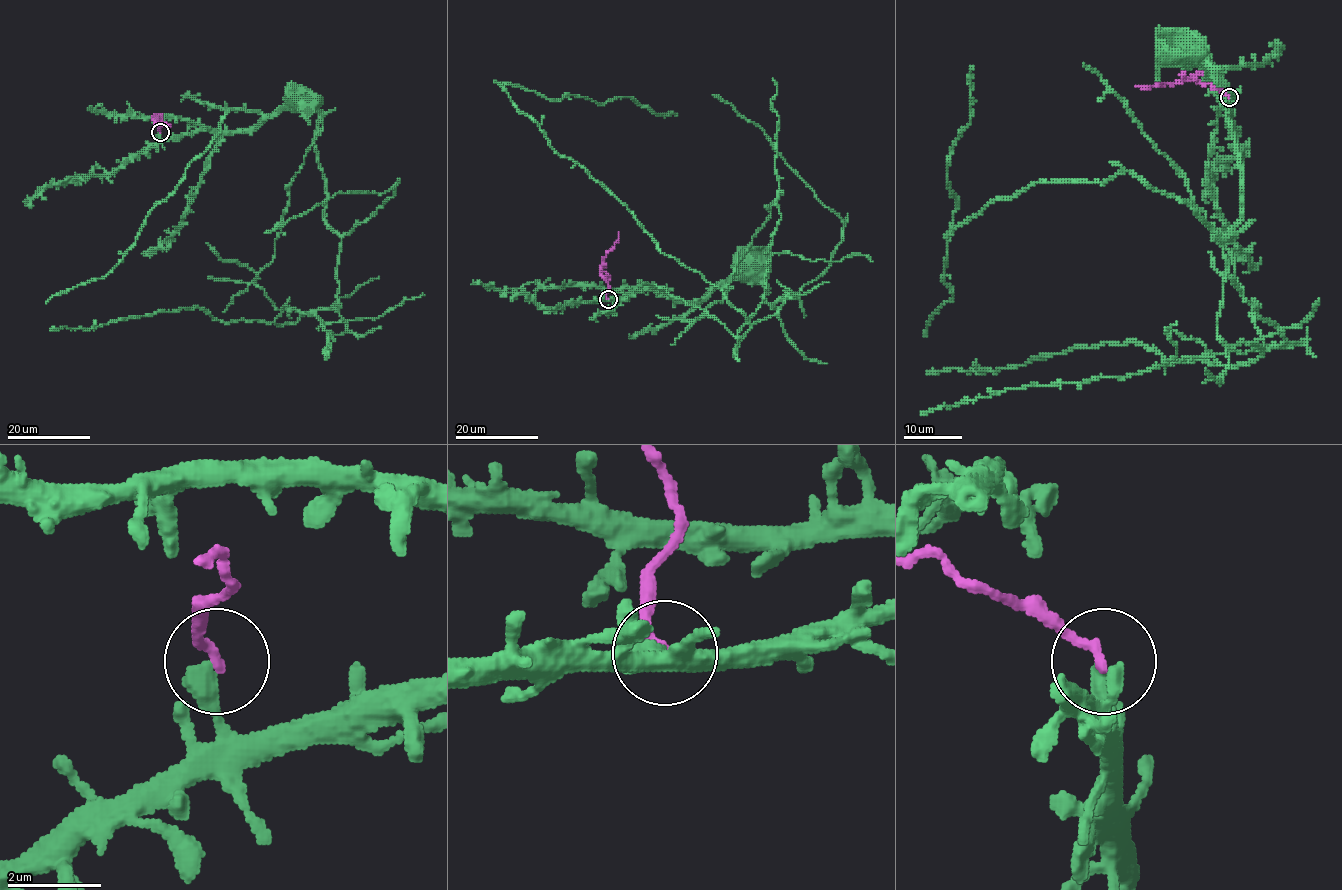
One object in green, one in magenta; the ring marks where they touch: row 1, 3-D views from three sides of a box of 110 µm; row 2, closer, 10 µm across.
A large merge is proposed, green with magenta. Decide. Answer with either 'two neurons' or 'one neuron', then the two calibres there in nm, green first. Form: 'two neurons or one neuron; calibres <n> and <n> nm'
two neurons; calibres 400 and 200 nm

